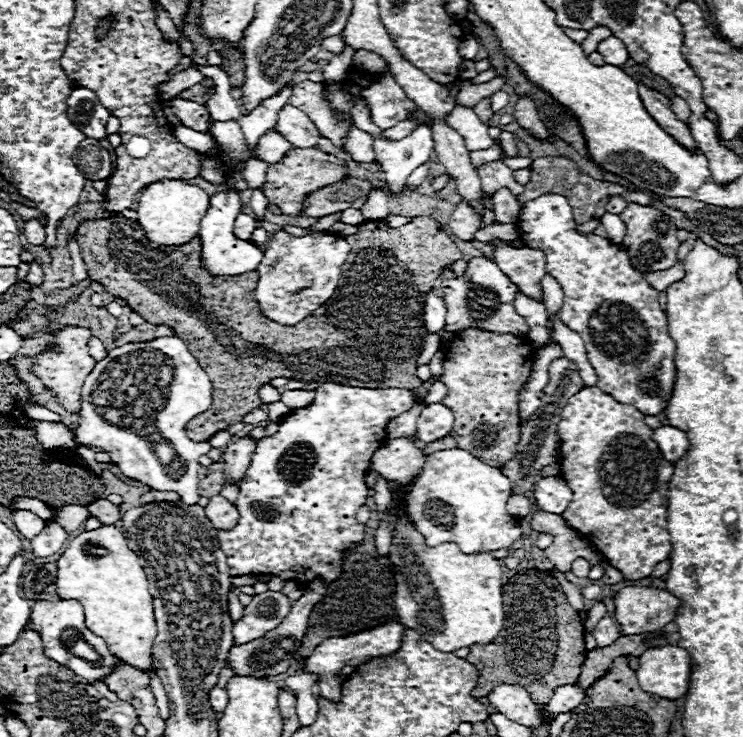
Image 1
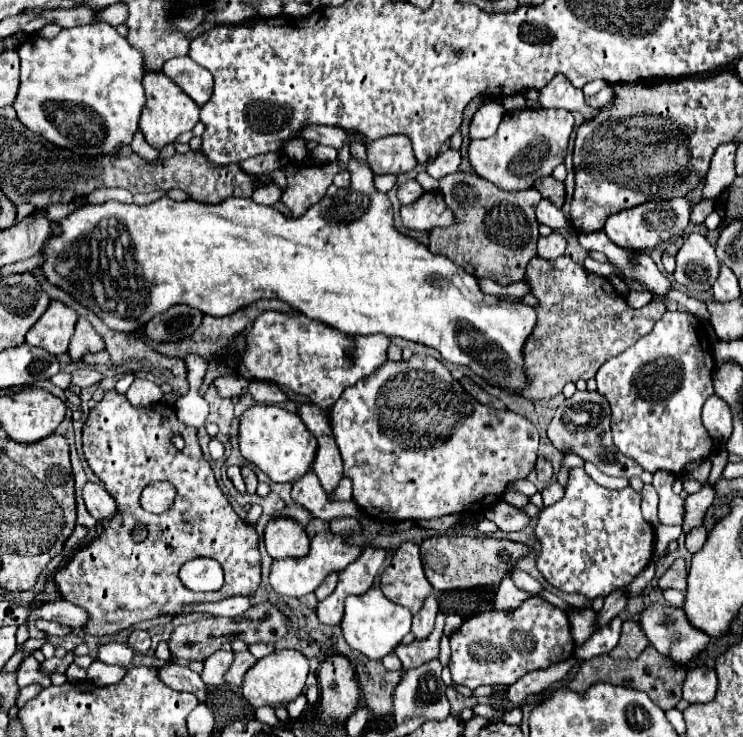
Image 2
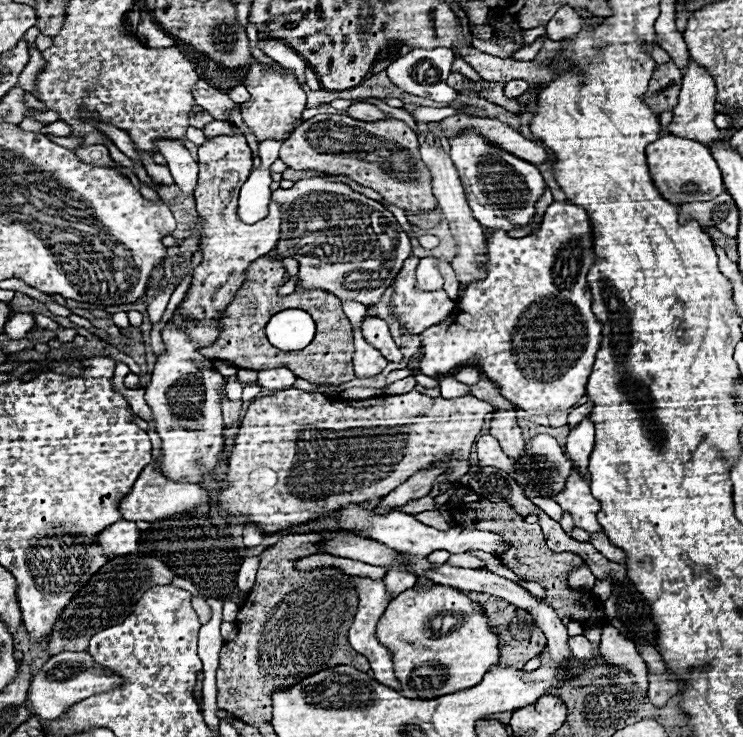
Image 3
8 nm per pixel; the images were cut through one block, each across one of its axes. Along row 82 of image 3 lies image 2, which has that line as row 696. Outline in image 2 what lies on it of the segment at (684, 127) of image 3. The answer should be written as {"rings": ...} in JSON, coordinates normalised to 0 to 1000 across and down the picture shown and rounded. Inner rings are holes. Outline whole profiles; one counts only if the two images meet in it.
{"rings":[[[937,906],[929,909],[921,925],[921,950],[934,955],[934,953],[956,953],[964,942],[964,912],[953,906]]]}

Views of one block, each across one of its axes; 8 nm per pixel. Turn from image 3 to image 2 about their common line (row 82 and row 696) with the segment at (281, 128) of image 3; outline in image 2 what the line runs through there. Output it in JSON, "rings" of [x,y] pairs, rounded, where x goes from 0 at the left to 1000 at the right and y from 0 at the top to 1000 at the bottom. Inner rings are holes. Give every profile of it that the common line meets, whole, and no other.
{"rings":[[[371,882],[363,890],[347,896],[347,901],[331,912],[326,942],[342,961],[385,958],[388,953],[398,950],[409,939],[412,917],[415,917],[415,893],[409,887],[398,882]]]}

